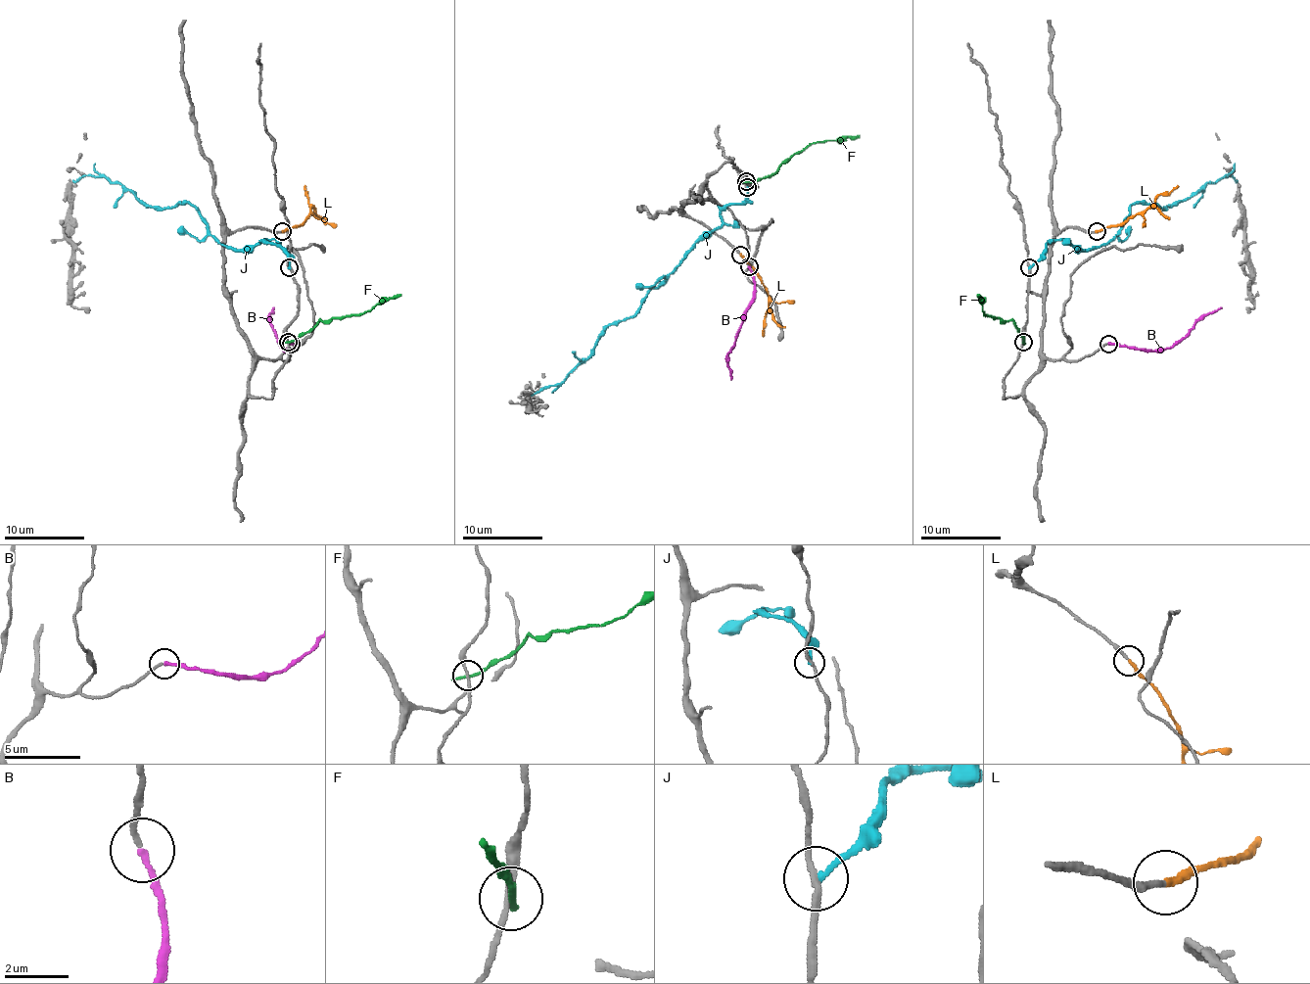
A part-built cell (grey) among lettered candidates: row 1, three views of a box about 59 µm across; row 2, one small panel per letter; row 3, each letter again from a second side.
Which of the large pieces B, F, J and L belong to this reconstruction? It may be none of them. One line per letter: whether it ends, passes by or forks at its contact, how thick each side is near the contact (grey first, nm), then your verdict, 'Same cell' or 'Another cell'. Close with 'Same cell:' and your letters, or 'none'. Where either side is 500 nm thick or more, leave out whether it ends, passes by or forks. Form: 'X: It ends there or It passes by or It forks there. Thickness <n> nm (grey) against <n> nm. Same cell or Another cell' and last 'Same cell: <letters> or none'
B: It ends there. Thickness 150 nm (grey) against 200 nm. Same cell
F: It ends there. Thickness 170 nm (grey) against 260 nm. Another cell
J: It ends there. Thickness 170 nm (grey) against 190 nm. Another cell
L: It ends there. Thickness 180 nm (grey) against 240 nm. Same cell
Same cell: B, L

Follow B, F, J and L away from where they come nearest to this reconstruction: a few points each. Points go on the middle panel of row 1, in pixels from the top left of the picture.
B: (748, 266), (755, 295), (728, 354), (732, 379)
F: (746, 181), (771, 176), (794, 153), (805, 151), (813, 143), (859, 135)
J: (746, 187), (744, 199), (723, 210), (723, 222), (631, 317), (612, 323), (562, 381), (531, 395)
L: (740, 255), (757, 273), (769, 295), (763, 337)

